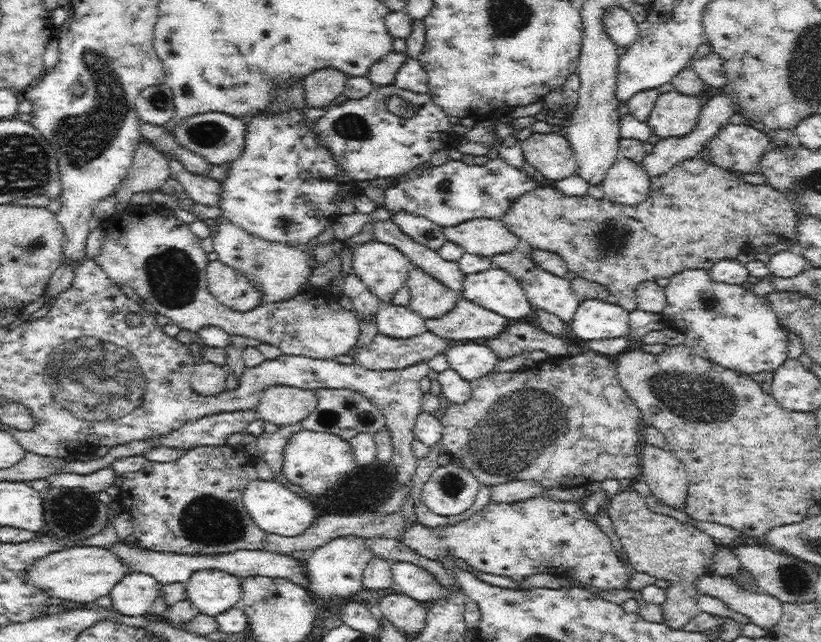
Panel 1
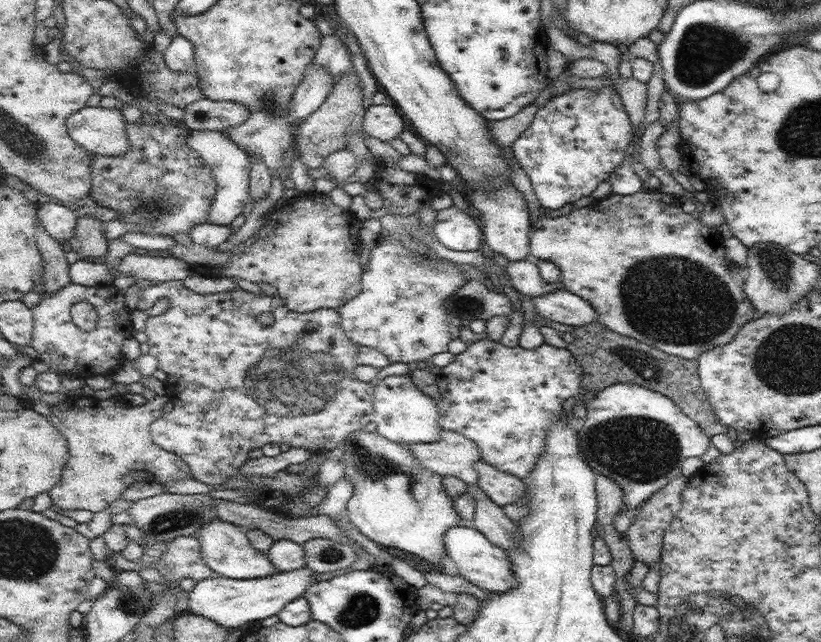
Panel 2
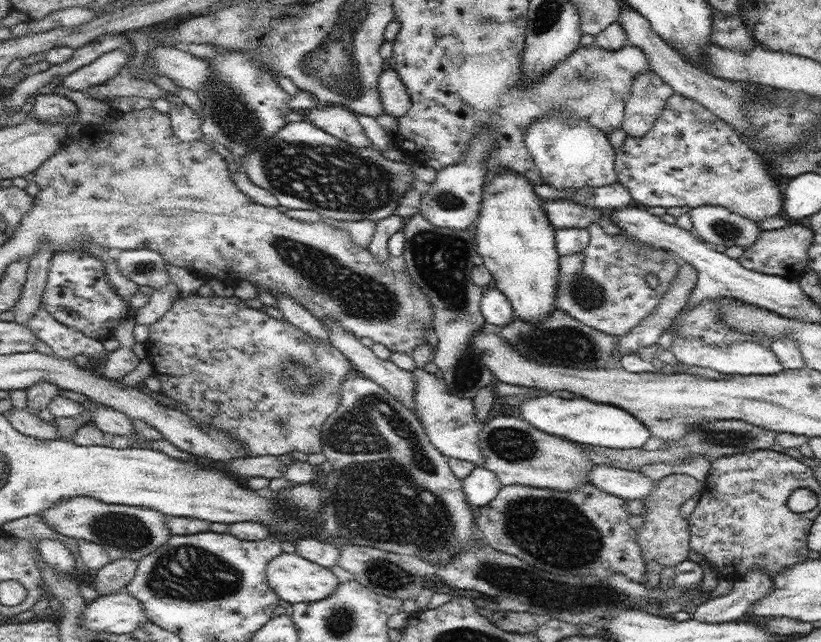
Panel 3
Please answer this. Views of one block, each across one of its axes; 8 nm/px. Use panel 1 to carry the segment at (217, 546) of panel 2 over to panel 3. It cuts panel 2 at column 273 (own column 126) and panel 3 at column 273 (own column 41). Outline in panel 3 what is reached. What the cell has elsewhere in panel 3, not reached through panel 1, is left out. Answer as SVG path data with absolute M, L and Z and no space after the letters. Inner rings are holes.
M297 552L295 554L279 554L277 558L273 558L269 564L267 564L267 570L265 570L265 576L267 576L267 582L269 586L275 590L275 594L289 602L289 604L301 604L301 602L319 602L319 600L325 600L329 598L331 594L335 594L335 590L339 588L339 582L337 578L329 572L329 568L321 566L321 564L315 564L303 556L299 556Z

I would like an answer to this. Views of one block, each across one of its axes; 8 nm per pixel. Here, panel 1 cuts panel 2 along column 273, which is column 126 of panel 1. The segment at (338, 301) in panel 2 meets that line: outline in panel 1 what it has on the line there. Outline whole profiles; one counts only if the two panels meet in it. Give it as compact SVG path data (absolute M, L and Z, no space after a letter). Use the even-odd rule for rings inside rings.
M140 204L128 208L122 216L112 216L104 220L104 240L100 246L100 252L96 254L94 262L104 270L104 274L114 282L116 286L128 286L136 290L136 294L150 306L156 308L158 314L170 318L178 328L198 332L204 326L218 326L224 332L256 338L262 344L278 346L284 356L306 356L306 358L318 358L318 360L334 360L338 354L350 354L350 350L356 346L360 338L360 318L354 310L346 310L334 296L316 296L316 294L298 294L286 302L268 302L266 306L260 304L258 308L250 312L236 312L222 302L218 302L216 296L208 290L208 252L202 250L202 242L198 236L192 234L190 226L176 218L176 210L170 210L168 206L160 204Z

